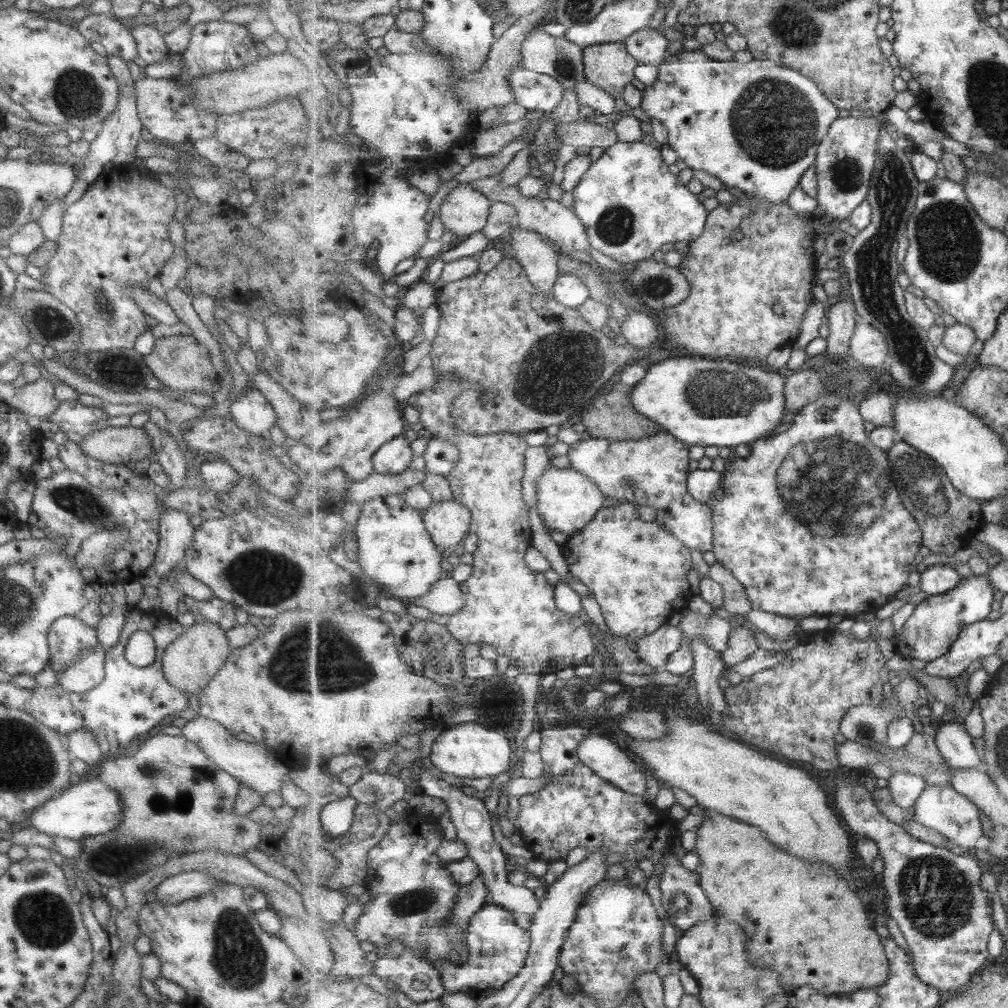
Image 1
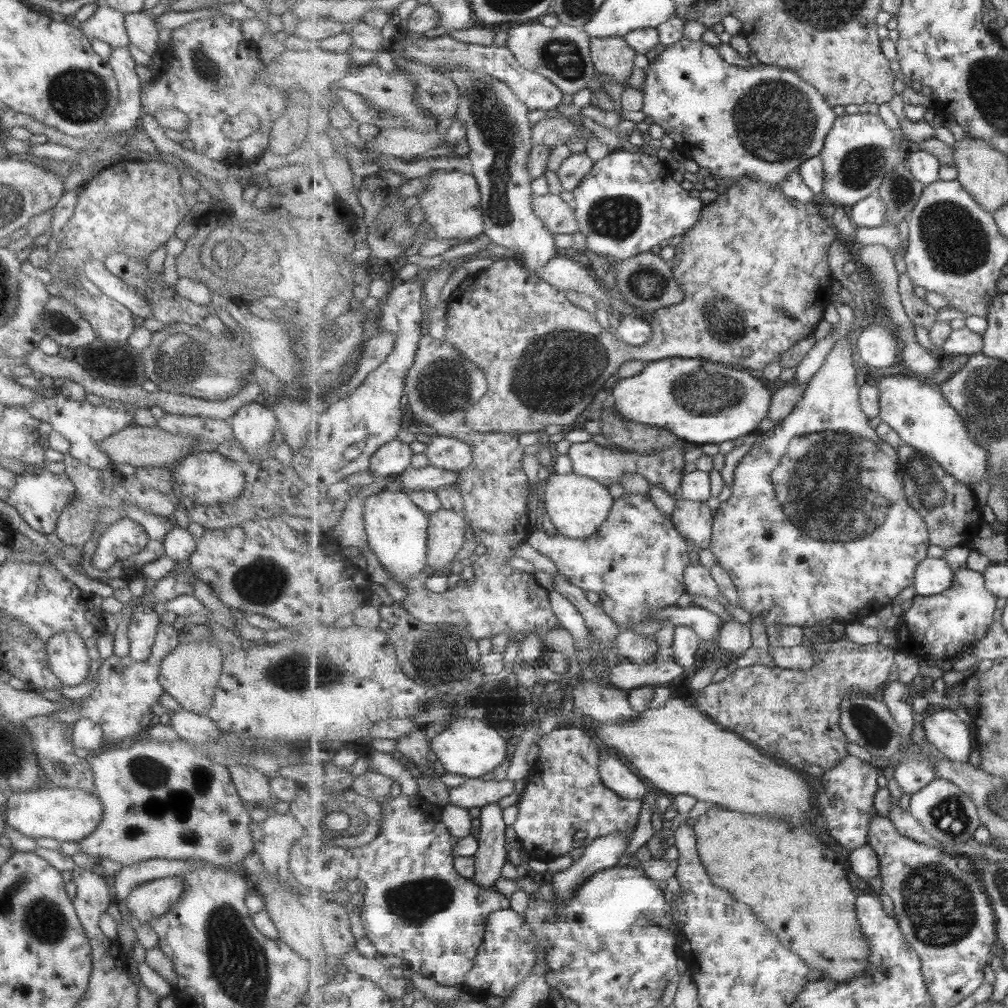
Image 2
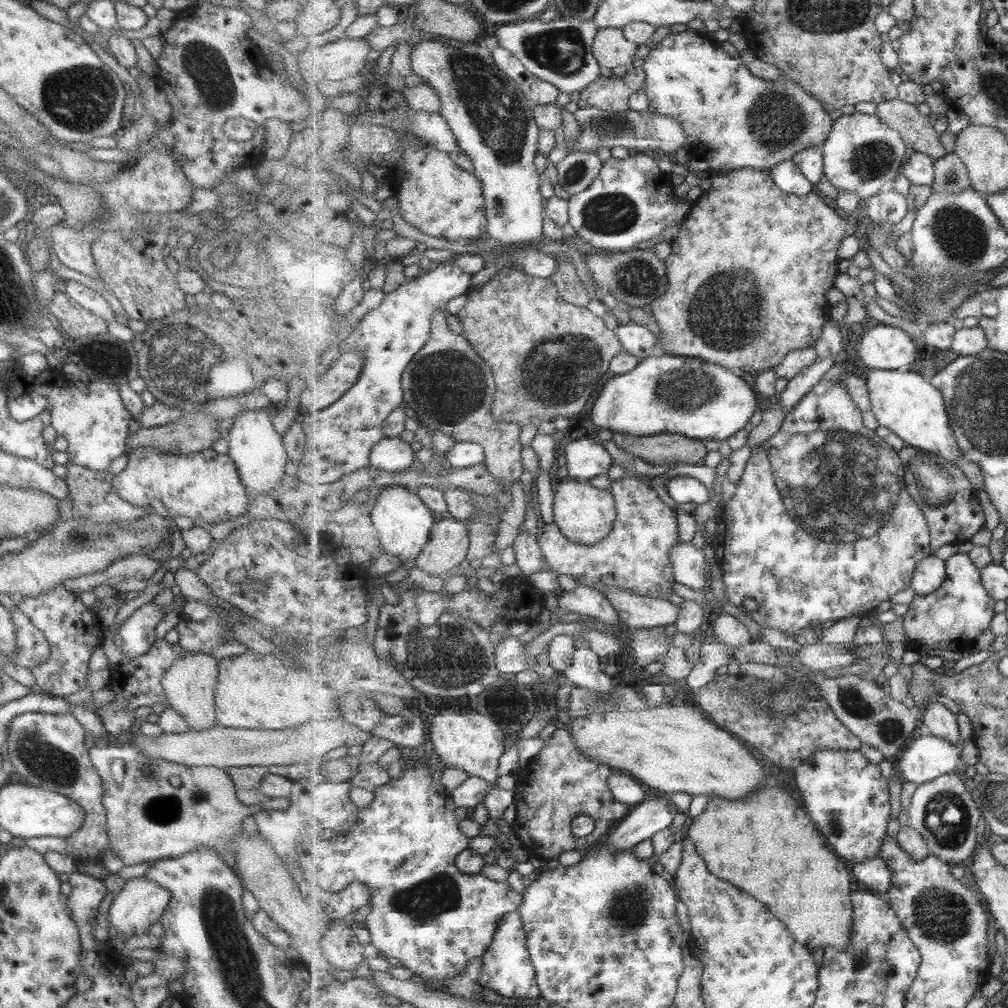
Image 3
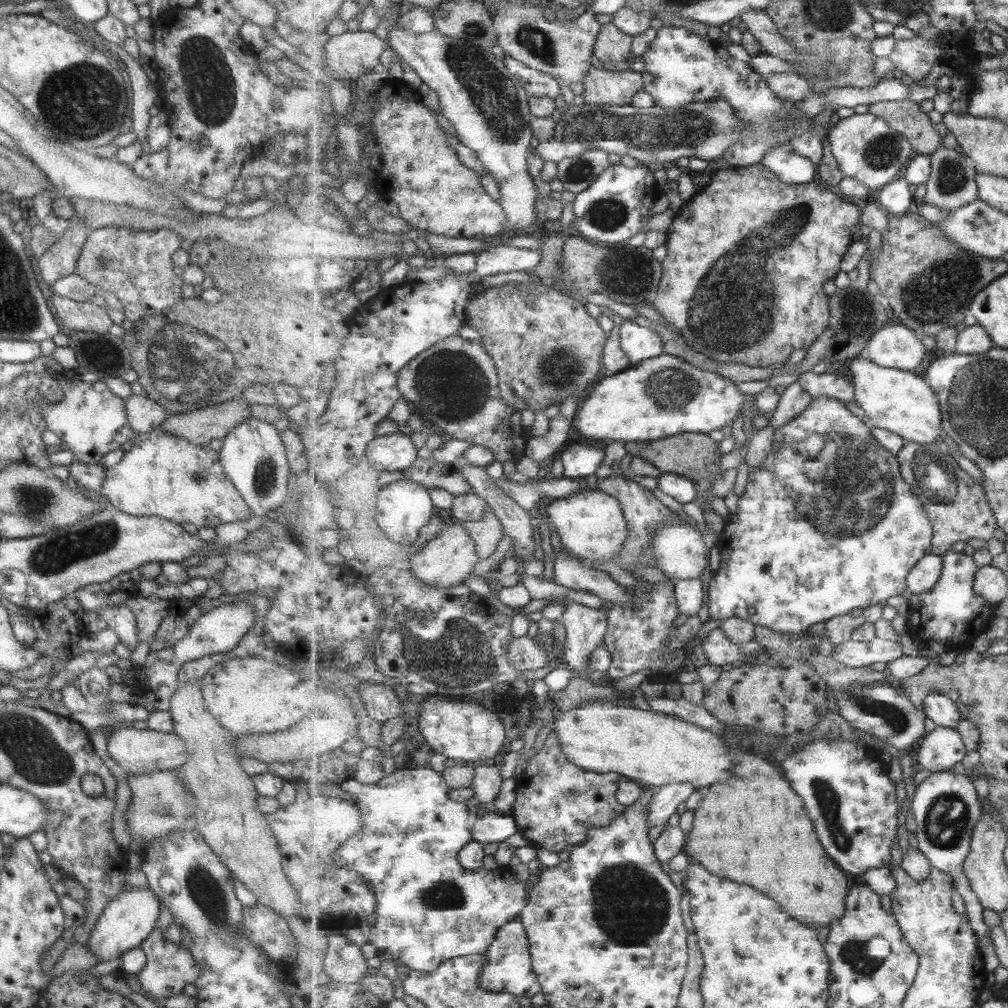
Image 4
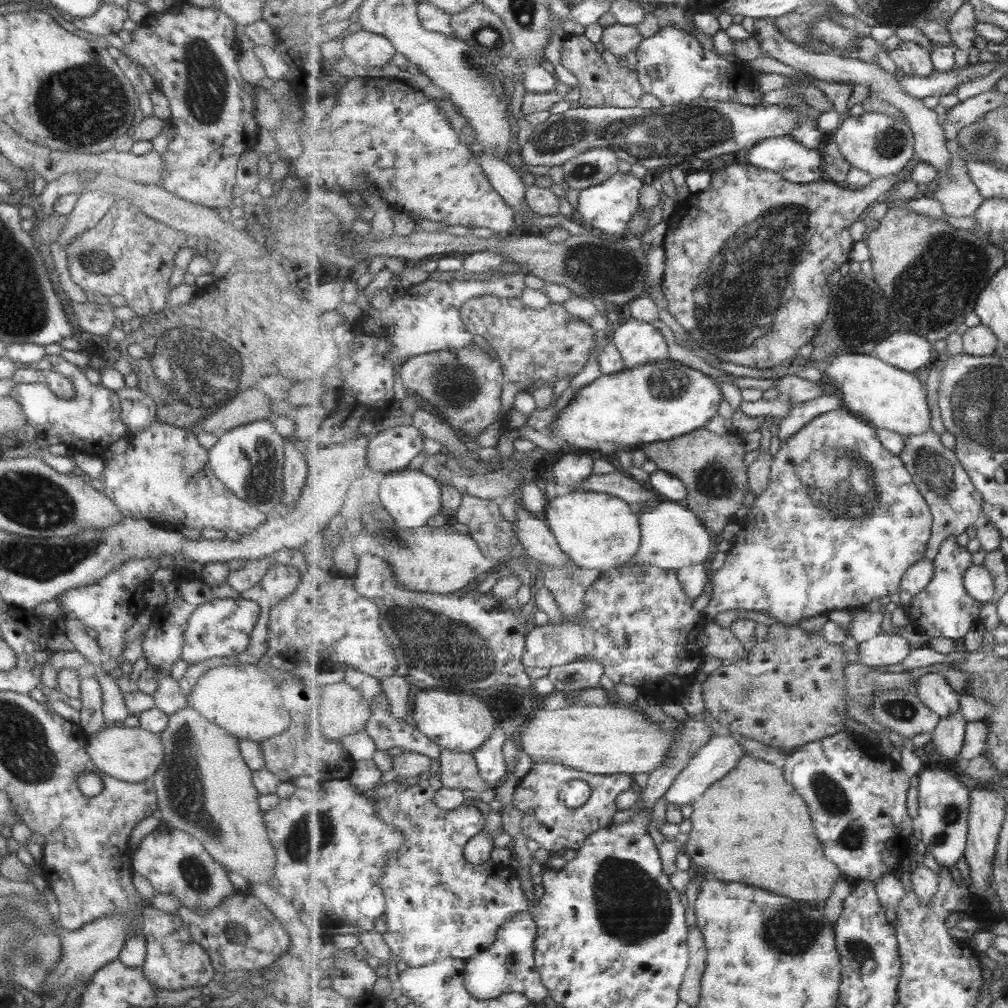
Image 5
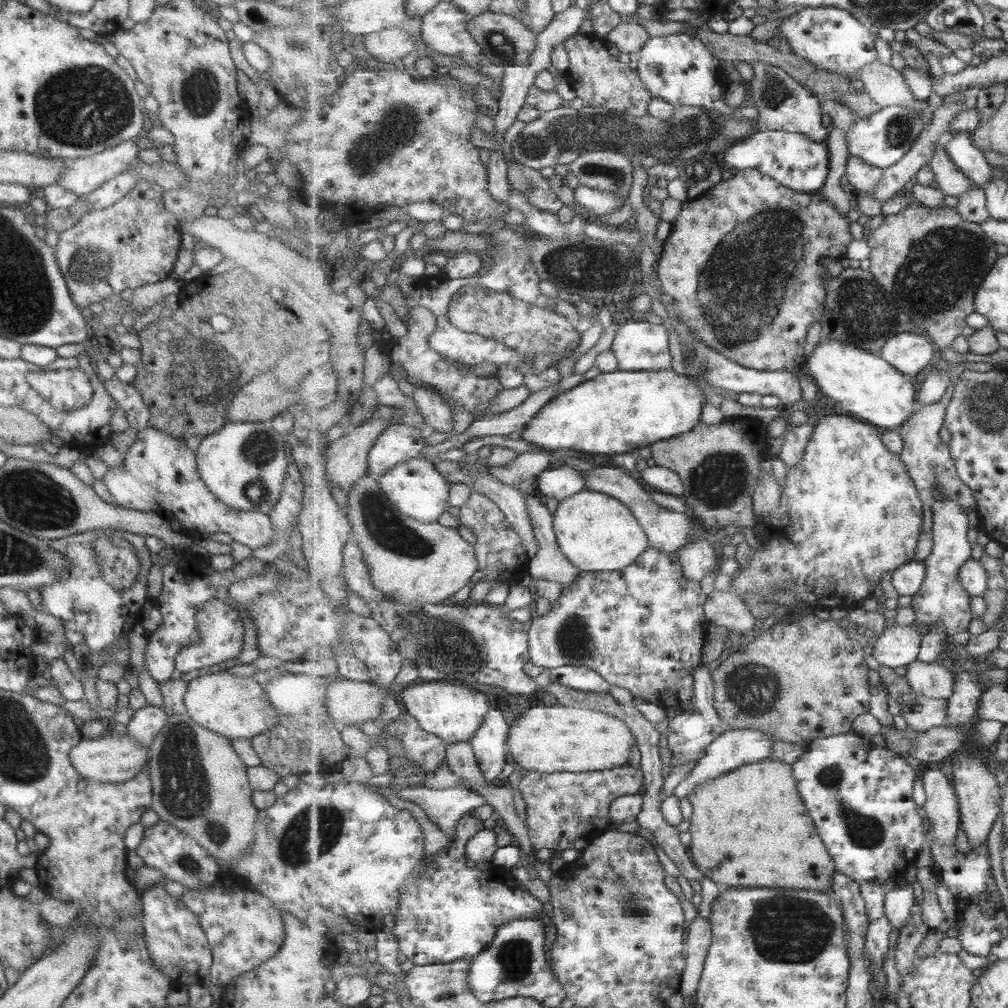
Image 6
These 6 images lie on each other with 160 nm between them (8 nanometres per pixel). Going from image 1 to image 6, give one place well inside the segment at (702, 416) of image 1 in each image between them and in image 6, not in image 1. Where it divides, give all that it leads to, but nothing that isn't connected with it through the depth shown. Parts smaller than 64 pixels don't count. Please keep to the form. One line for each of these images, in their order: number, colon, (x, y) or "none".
2: (704, 402)
3: (688, 396)
4: (665, 396)
5: (659, 401)
6: (619, 412)

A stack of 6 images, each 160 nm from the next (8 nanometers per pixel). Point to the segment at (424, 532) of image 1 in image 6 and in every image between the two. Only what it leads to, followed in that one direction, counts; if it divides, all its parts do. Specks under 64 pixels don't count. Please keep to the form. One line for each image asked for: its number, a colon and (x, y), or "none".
2: (397, 528)
3: (404, 522)
4: (403, 507)
5: (412, 497)
6: (419, 489)

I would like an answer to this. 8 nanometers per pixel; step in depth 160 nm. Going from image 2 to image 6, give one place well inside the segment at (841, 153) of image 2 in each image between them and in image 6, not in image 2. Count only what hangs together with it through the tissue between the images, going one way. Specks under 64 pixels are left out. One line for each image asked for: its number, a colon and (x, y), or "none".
3: (863, 152)
4: (868, 149)
5: (880, 145)
6: (882, 140)

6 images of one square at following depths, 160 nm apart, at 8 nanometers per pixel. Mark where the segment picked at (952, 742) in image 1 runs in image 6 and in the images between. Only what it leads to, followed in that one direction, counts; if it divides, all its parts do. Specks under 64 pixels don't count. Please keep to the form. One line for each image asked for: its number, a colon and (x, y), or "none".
2: (951, 735)
3: (942, 722)
4: (942, 710)
5: (934, 691)
6: (928, 679)

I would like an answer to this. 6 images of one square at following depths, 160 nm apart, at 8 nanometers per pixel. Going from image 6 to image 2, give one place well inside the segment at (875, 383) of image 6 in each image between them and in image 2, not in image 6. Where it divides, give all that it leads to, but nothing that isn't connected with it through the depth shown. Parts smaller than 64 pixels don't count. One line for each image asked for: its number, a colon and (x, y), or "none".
2: (919, 411)
3: (913, 407)
4: (900, 401)
5: (887, 397)

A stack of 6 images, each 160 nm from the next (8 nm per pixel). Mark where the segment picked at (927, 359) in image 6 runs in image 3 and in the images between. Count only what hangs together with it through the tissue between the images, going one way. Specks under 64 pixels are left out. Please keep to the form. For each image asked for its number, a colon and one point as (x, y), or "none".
3: (886, 347)
4: (900, 347)
5: (906, 350)

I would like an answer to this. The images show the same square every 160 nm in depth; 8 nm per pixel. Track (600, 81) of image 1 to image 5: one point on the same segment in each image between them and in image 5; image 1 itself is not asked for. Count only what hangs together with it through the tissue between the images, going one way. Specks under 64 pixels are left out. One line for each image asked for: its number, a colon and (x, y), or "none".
2: (613, 56)
3: (612, 49)
4: (613, 47)
5: (619, 39)

